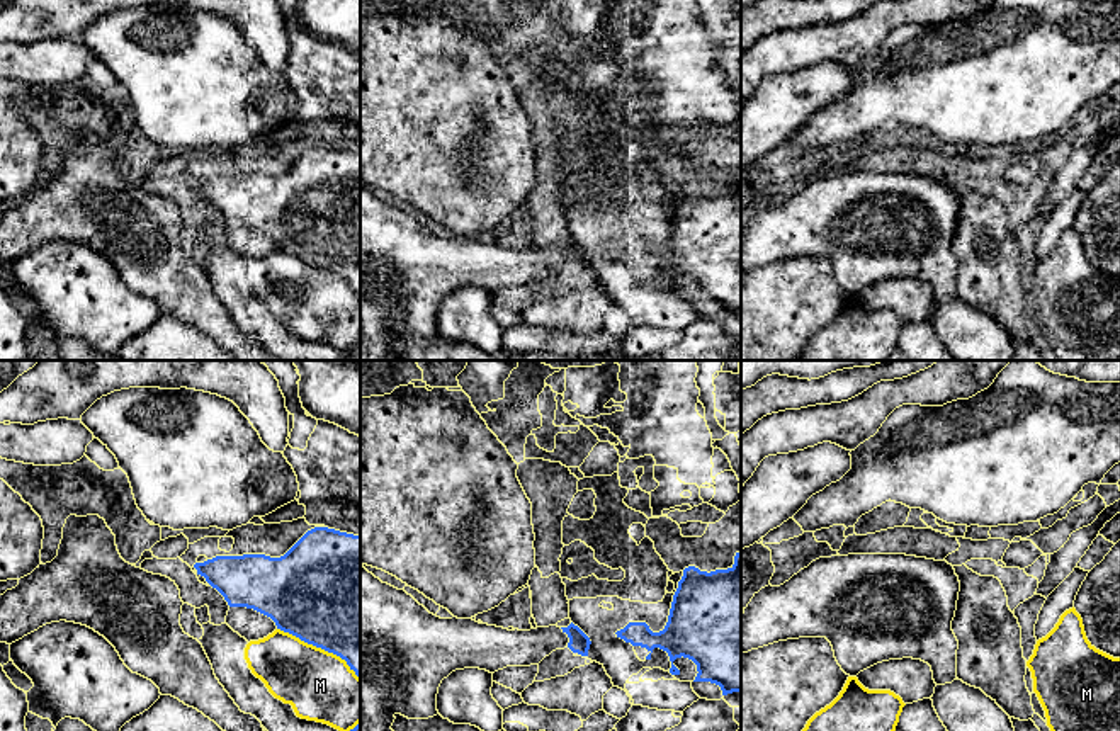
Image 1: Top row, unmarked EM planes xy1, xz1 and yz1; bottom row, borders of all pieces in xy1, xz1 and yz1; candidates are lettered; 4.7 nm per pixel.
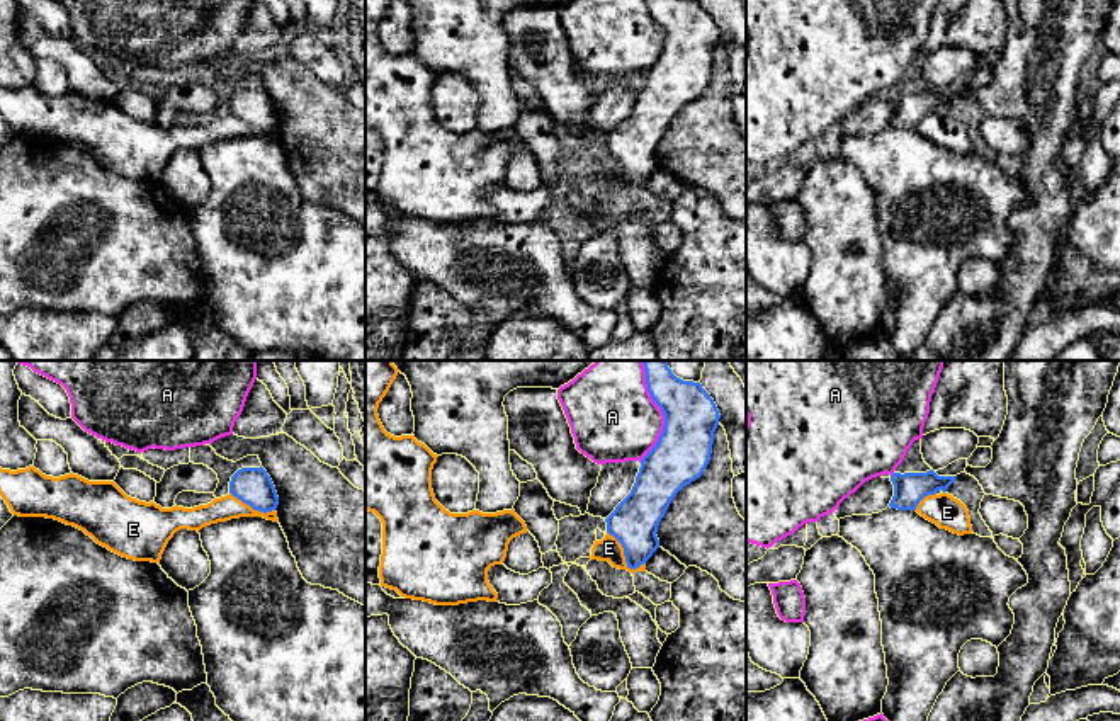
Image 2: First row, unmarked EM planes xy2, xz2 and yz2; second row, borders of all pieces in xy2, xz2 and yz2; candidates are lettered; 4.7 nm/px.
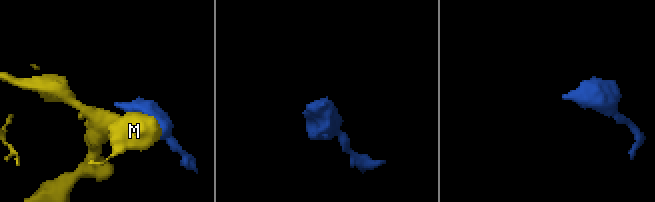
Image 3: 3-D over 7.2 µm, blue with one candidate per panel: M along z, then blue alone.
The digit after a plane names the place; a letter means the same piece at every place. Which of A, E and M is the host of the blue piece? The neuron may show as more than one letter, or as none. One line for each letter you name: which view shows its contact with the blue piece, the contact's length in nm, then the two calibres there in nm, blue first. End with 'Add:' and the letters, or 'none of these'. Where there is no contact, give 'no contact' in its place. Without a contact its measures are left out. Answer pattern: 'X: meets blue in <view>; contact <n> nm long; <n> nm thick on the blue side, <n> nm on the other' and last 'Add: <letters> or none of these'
Add: none of these

